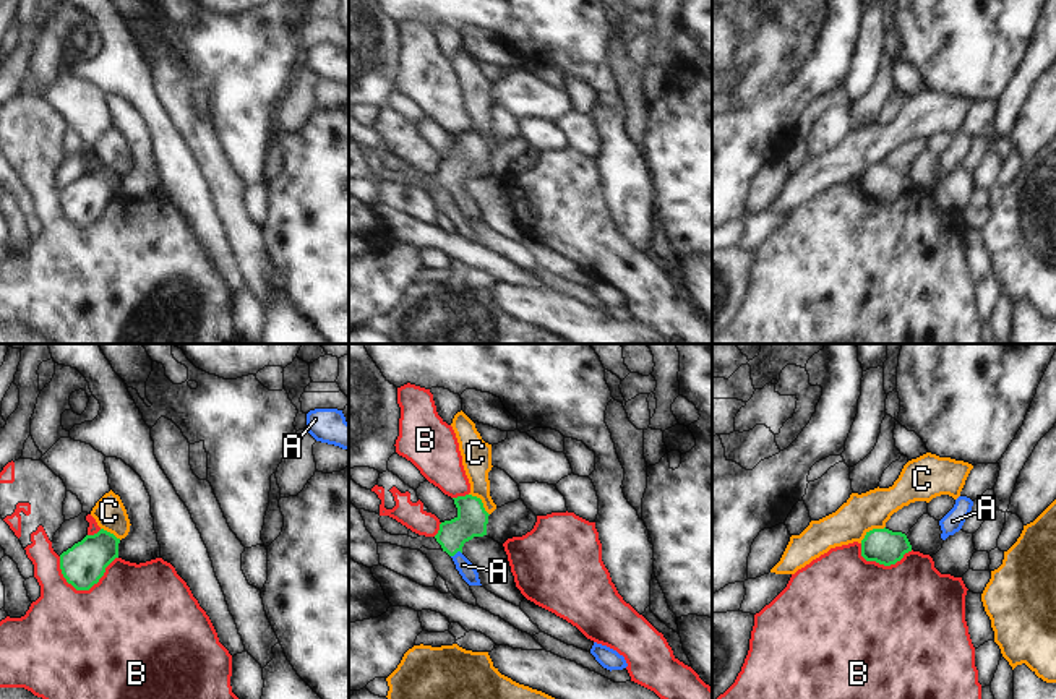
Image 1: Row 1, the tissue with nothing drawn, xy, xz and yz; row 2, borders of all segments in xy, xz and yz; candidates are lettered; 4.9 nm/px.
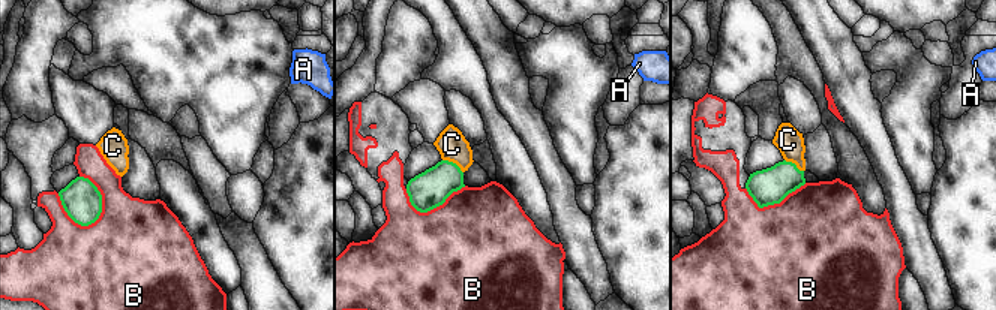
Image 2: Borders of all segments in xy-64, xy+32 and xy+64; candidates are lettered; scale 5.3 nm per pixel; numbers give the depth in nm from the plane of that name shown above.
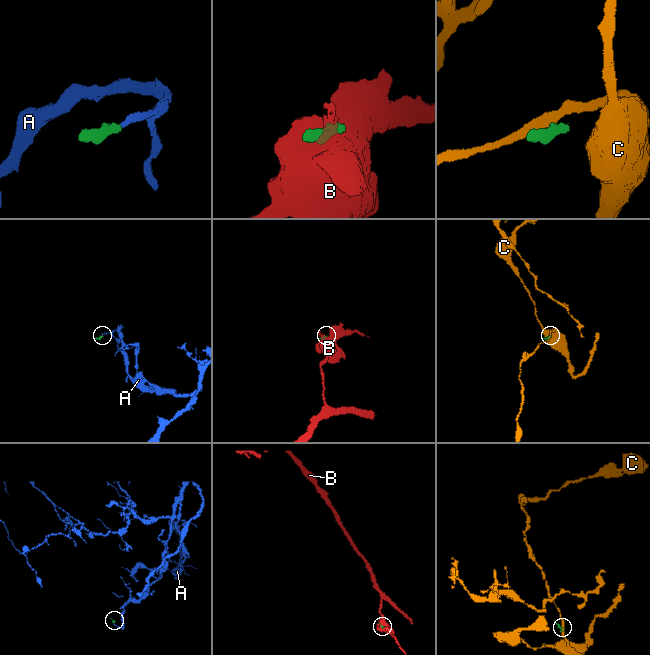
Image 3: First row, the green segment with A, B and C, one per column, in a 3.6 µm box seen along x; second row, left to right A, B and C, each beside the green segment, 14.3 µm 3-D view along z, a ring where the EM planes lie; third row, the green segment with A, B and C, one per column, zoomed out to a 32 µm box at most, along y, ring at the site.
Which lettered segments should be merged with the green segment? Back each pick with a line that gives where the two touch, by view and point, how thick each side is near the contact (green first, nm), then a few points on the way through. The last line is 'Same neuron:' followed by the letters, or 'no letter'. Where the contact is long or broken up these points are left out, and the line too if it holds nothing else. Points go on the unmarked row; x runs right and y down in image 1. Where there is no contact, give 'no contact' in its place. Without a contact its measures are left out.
A: contact xz (456, 188); calibres 150 and 80 nm; way xz (472, 156), (456, 172), (456, 188), (463, 201)
Same neuron: A

